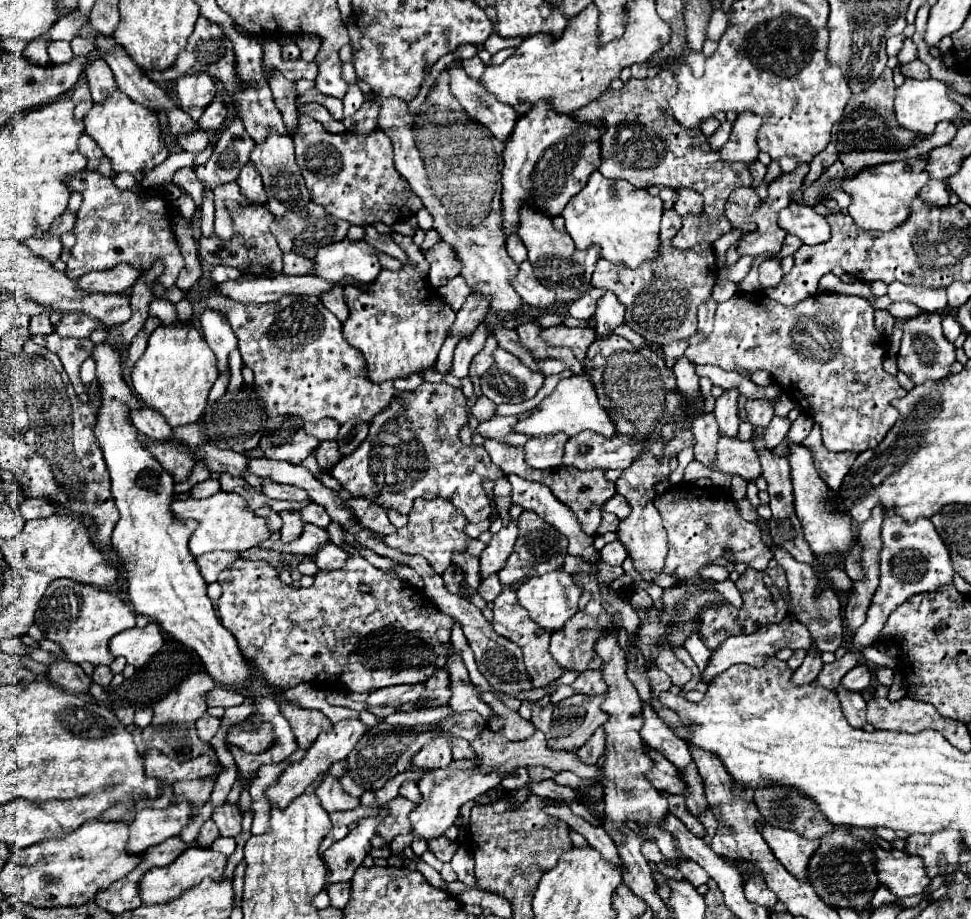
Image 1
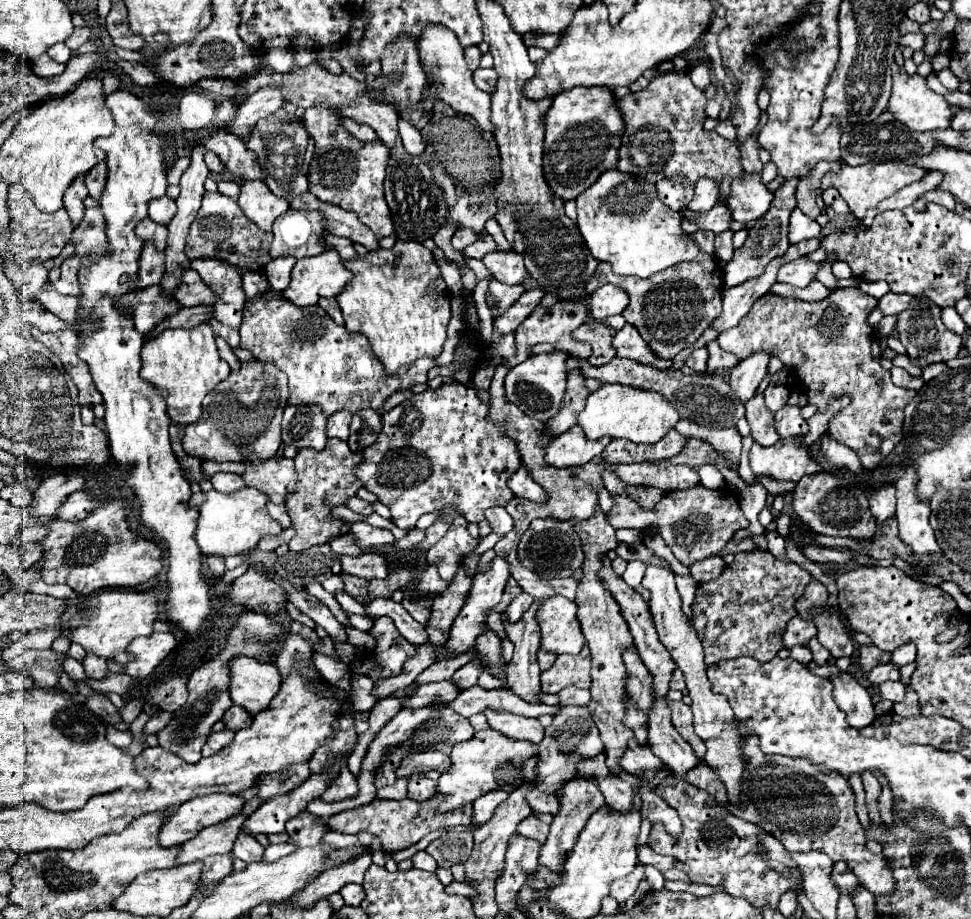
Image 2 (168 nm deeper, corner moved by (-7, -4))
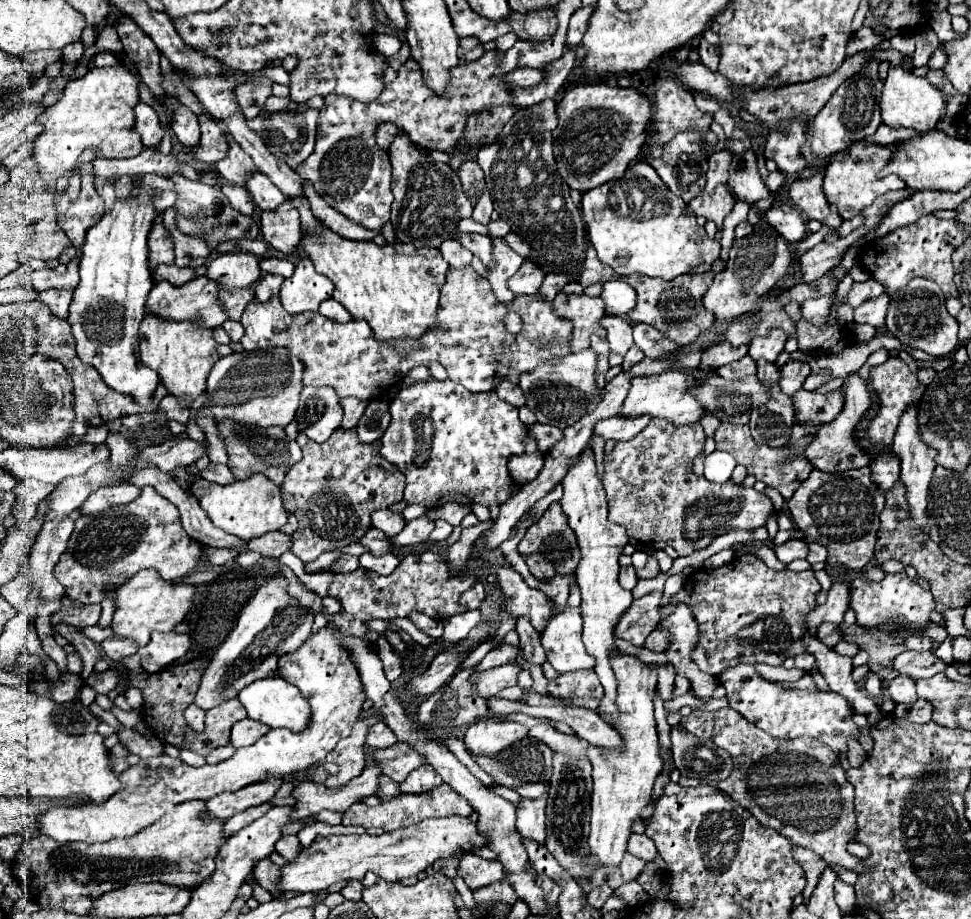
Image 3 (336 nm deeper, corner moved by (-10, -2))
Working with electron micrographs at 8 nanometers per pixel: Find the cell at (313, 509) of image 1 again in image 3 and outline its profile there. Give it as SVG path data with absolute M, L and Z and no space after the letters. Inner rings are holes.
M418 517L414 521L410 521L398 535L392 535L388 537L388 541L392 545L416 545L416 543L422 543L430 531L434 529L434 523L424 519L424 517Z

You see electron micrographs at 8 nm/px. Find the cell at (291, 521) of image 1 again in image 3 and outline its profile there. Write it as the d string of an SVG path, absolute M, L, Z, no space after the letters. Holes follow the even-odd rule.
M336 429L332 437L326 443L314 443L308 441L302 449L302 459L290 467L290 471L284 477L284 483L280 485L284 509L288 513L294 513L298 517L298 531L292 535L292 553L300 557L302 561L314 561L322 551L340 549L354 541L358 541L366 529L370 527L370 513L376 509L386 509L392 503L402 501L404 491L404 475L388 463L380 453L380 441L374 441L370 445L364 445L358 441L356 429Z

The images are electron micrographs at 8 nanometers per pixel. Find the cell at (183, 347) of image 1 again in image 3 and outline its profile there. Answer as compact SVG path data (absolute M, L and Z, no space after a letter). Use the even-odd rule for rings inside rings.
M146 315L140 325L140 345L138 345L142 365L154 369L168 395L178 399L182 409L188 409L204 391L206 377L212 365L220 359L216 353L216 341L212 329L194 325L190 321L164 321Z

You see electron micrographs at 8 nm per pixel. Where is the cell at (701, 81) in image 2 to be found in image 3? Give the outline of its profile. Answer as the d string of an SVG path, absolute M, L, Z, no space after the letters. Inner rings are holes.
M694 91L694 99L696 99L696 105L700 105L700 109L710 111L710 113L714 113L714 111L720 107L720 103L718 103L714 97L704 95L704 93L700 93L700 91Z

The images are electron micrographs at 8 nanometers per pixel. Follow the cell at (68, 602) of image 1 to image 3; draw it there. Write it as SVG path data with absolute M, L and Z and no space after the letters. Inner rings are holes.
M146 569L134 575L128 583L116 589L116 611L110 623L110 629L114 631L114 637L132 639L138 647L148 645L152 631L172 631L176 623L184 619L184 615L192 609L192 597L194 587L192 585L172 585L158 577L156 571Z

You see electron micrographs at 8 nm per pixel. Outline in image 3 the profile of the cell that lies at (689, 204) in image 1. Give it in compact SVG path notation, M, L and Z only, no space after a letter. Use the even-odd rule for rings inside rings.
M716 151L708 159L708 173L706 173L706 185L704 185L706 193L714 193L714 189L718 185L724 185L728 181L730 157L732 157L732 153L728 153L728 151Z

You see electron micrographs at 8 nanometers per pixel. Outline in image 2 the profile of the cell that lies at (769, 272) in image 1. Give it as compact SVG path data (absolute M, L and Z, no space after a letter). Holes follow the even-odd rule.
M809 257L795 259L795 261L791 261L791 263L787 263L779 269L777 281L789 283L789 285L795 285L795 287L807 287L815 279L819 267L821 267L821 263L815 263Z

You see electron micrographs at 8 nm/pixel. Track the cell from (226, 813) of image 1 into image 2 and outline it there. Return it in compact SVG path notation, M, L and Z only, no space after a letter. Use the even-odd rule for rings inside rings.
M239 833L235 847L233 847L233 855L245 863L263 861L263 851L265 849L251 835L245 835L245 833Z

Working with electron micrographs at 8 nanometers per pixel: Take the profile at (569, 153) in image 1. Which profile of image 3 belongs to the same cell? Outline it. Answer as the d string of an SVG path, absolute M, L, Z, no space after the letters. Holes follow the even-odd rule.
M588 83L570 89L556 105L558 127L552 131L558 173L570 189L584 193L620 177L644 145L644 129L650 121L650 111L652 105L648 97L632 87Z

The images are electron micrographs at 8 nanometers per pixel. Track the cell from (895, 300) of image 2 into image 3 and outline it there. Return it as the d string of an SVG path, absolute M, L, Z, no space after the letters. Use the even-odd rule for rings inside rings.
M882 293L876 299L868 299L866 303L862 303L854 311L854 321L856 323L868 323L874 327L884 327L884 319L888 313L888 301L890 301L890 297L886 293Z

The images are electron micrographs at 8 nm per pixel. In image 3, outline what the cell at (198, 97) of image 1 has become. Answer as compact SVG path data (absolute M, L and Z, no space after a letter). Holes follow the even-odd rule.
M178 105L174 115L172 115L172 123L170 123L172 131L176 133L178 141L182 145L188 147L196 147L200 143L200 125L198 125L198 117L184 105Z

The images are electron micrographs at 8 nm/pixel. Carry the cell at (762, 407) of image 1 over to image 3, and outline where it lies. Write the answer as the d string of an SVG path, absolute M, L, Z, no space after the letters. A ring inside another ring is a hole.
M788 361L782 369L780 369L780 391L788 397L792 397L804 383L804 379L810 375L810 367L802 361Z

